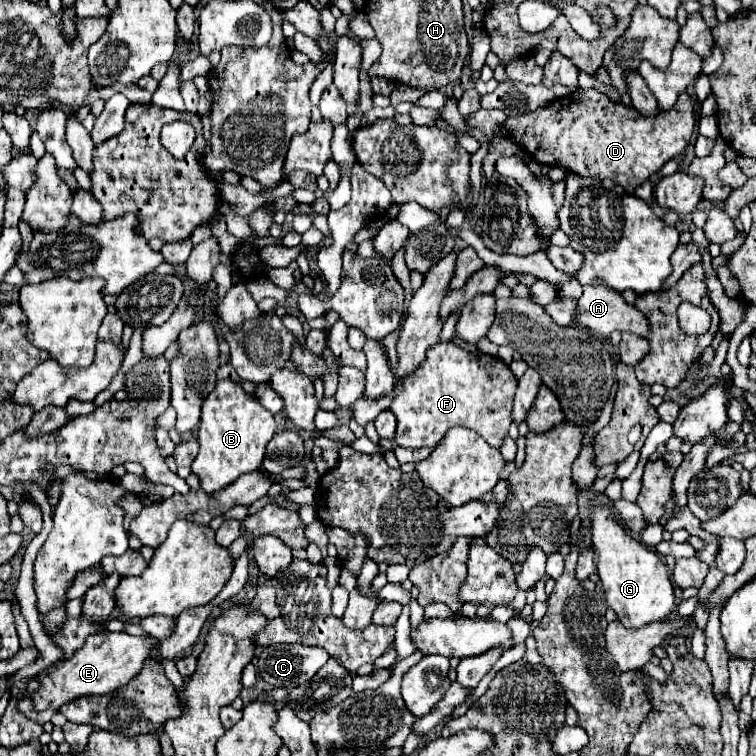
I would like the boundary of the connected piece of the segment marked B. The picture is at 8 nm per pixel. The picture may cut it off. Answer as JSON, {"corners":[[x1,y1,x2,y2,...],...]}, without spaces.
{"corners":[[216,380,214,390,208,394,208,398,202,404,202,418,198,424,198,442,200,442,200,452,192,462,192,472,200,476,204,492,212,494,216,490,222,490,230,482,234,482,240,474,254,472,262,466,264,450,266,444,272,440,276,432,276,420,270,410,266,410,254,396,246,394,238,384,232,380]]}

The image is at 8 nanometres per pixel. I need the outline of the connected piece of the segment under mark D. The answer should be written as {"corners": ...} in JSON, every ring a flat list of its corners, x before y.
{"corners":[[590,88,574,90,568,96,556,98,550,106,524,116,506,116,502,110,482,108,472,116,472,126,488,132,488,136,492,136,498,126,504,126,510,138,522,144,536,162,562,166,588,178,610,178,632,194,634,188,650,180,664,162,684,152,696,126,696,102,688,90,684,90,670,110,644,116,634,106,614,102,606,94]]}

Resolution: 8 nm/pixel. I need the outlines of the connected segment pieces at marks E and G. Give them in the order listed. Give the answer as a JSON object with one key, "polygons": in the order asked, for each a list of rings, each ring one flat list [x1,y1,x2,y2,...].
{"polygons":[[[100,632,86,638,84,646,74,652,74,656,66,662,60,662,56,668,48,668,40,672,40,688,32,694,34,708,38,712,46,708,58,710,62,704,88,696,88,694,106,694,112,692,126,682,130,682,132,676,136,676,144,662,150,658,150,652,160,644,154,636,130,636,126,632]],[[598,506,590,512,592,520,592,548,596,554,596,568,606,592,606,604,612,608,628,630,638,630,652,622,662,622,674,610,674,586,670,582,668,566,660,556,634,540,612,516,608,506]]]}

